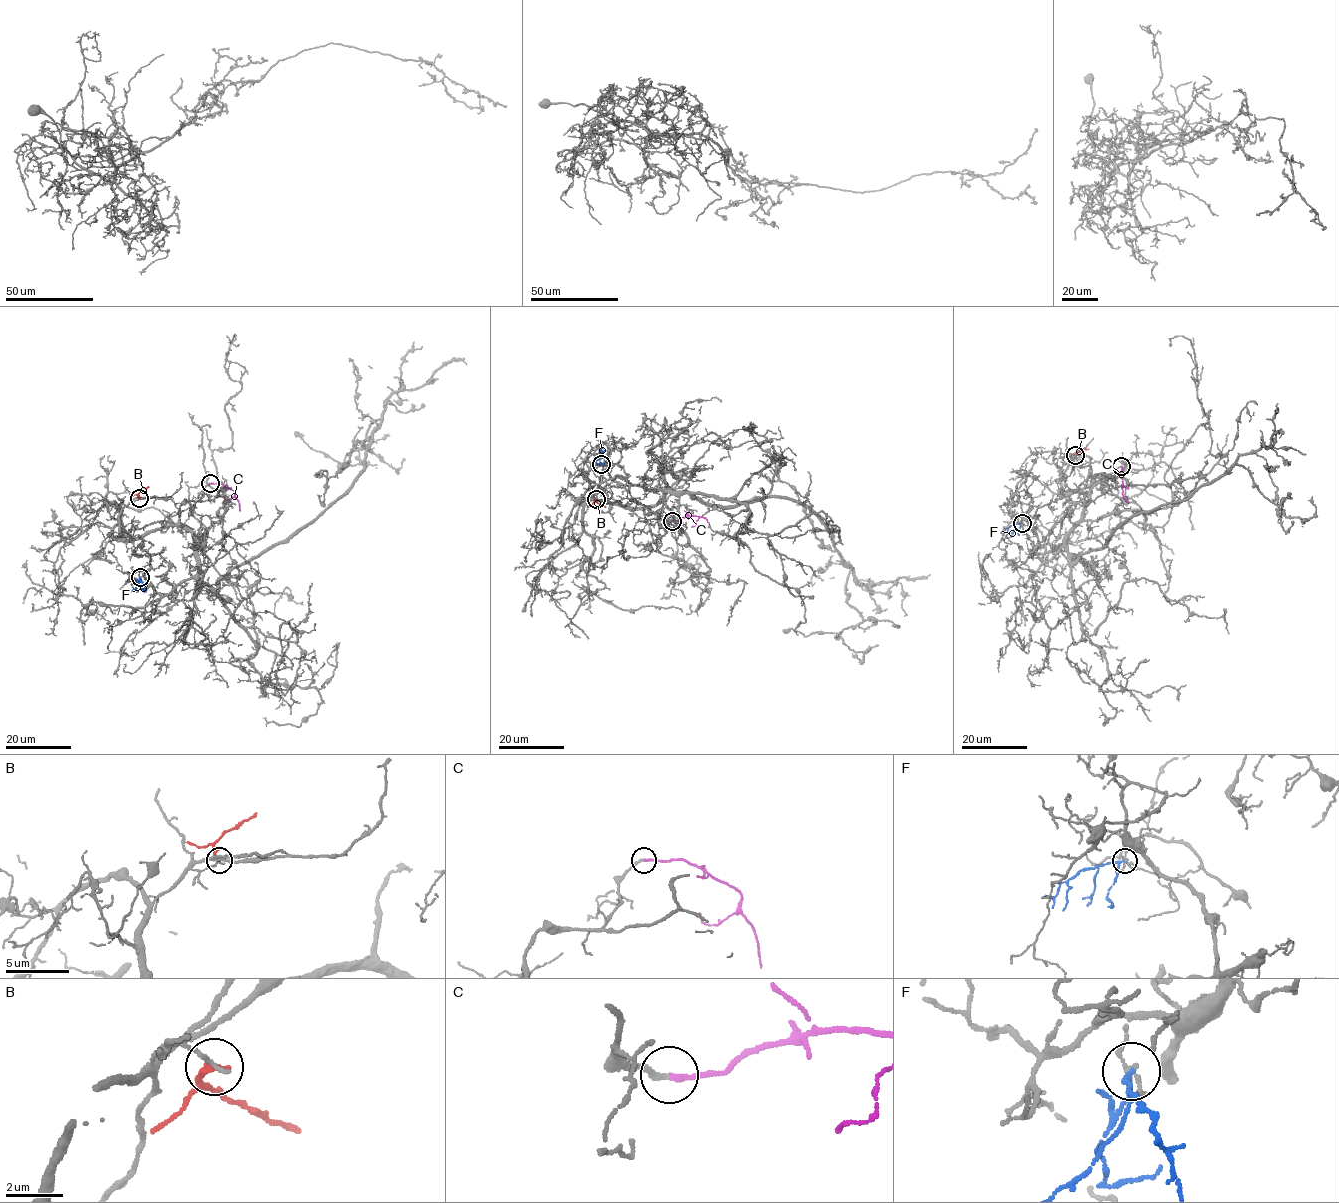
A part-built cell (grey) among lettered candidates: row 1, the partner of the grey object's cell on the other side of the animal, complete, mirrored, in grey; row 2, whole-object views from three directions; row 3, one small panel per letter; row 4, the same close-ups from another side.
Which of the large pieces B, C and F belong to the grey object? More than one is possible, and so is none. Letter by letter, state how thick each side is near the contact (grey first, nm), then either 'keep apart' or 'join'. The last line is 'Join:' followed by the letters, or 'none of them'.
B: calibres 140 and 240 nm; keep apart
C: calibres 180 and 190 nm; join
F: calibres 200 and 150 nm; keep apart
Join: C

